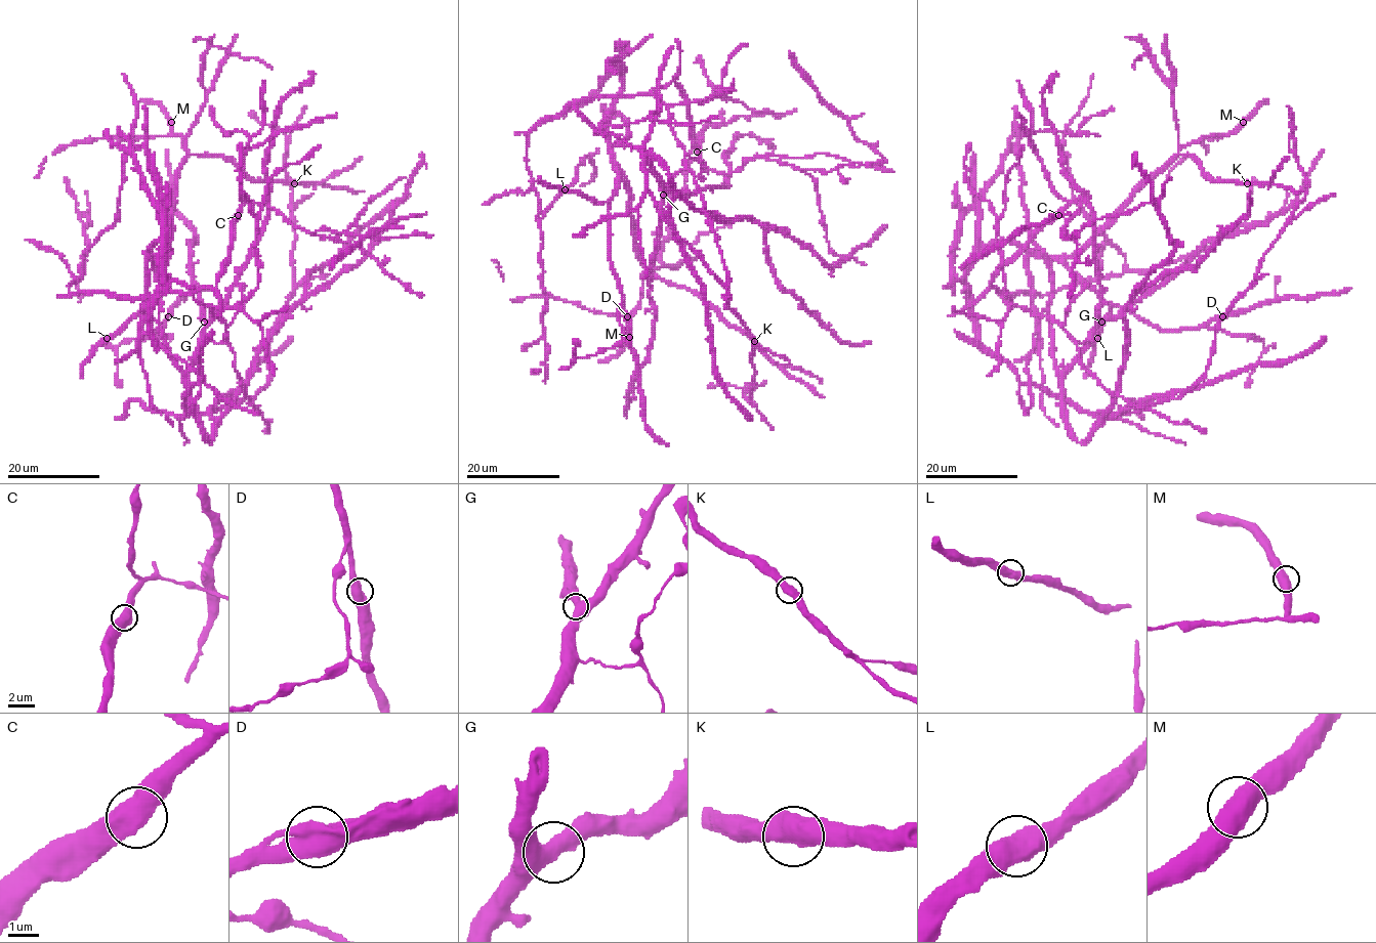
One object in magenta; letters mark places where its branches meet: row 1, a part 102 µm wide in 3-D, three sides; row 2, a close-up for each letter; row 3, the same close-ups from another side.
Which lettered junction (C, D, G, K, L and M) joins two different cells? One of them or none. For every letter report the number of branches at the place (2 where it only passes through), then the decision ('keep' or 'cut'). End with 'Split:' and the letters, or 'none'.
C: branches 2; keep
D: branches 2; keep
G: branches 2; keep
K: branches 2; keep
L: branches 2; keep
M: branches 2; keep
Split: none

